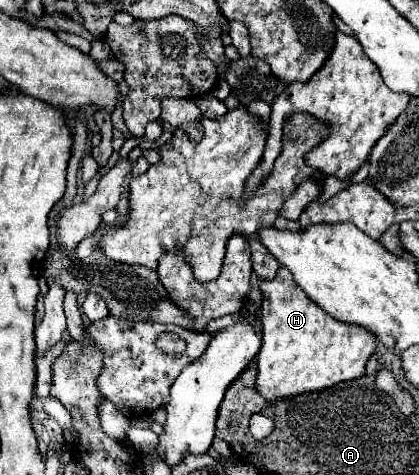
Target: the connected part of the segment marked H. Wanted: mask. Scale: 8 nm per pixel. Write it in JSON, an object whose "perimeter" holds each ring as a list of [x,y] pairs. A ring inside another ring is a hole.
{"perimeter":[[[279,267],[275,279],[261,283],[263,345],[257,355],[257,387],[267,401],[319,391],[365,373],[365,363],[377,347],[377,337],[361,325],[333,319],[293,281],[287,267]]]}

